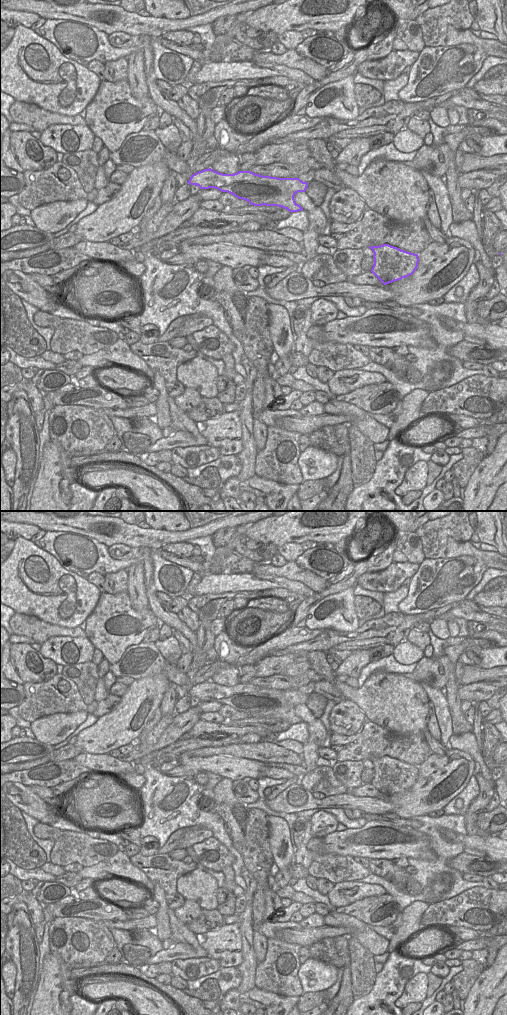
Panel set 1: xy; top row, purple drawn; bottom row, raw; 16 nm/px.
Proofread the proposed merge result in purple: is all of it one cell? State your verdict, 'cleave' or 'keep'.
cleave

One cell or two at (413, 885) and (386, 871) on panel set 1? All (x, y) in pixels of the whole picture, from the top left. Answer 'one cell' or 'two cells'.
one cell

